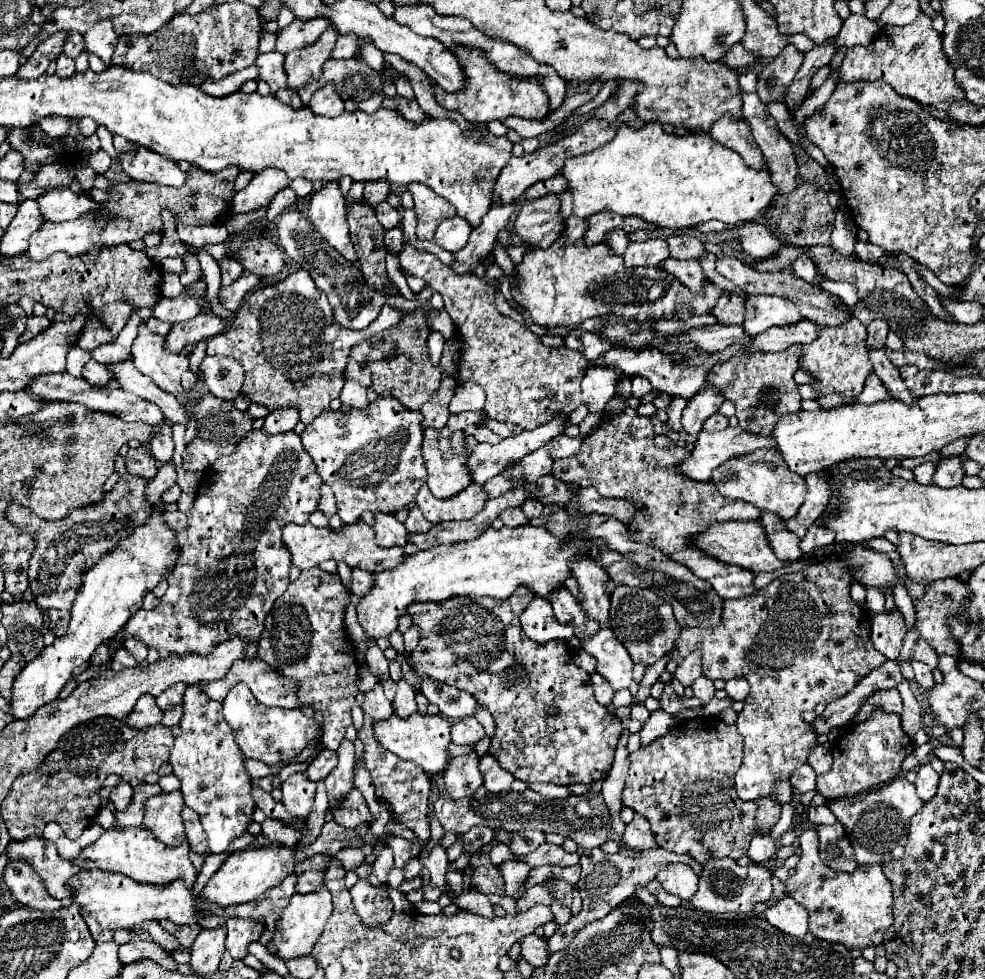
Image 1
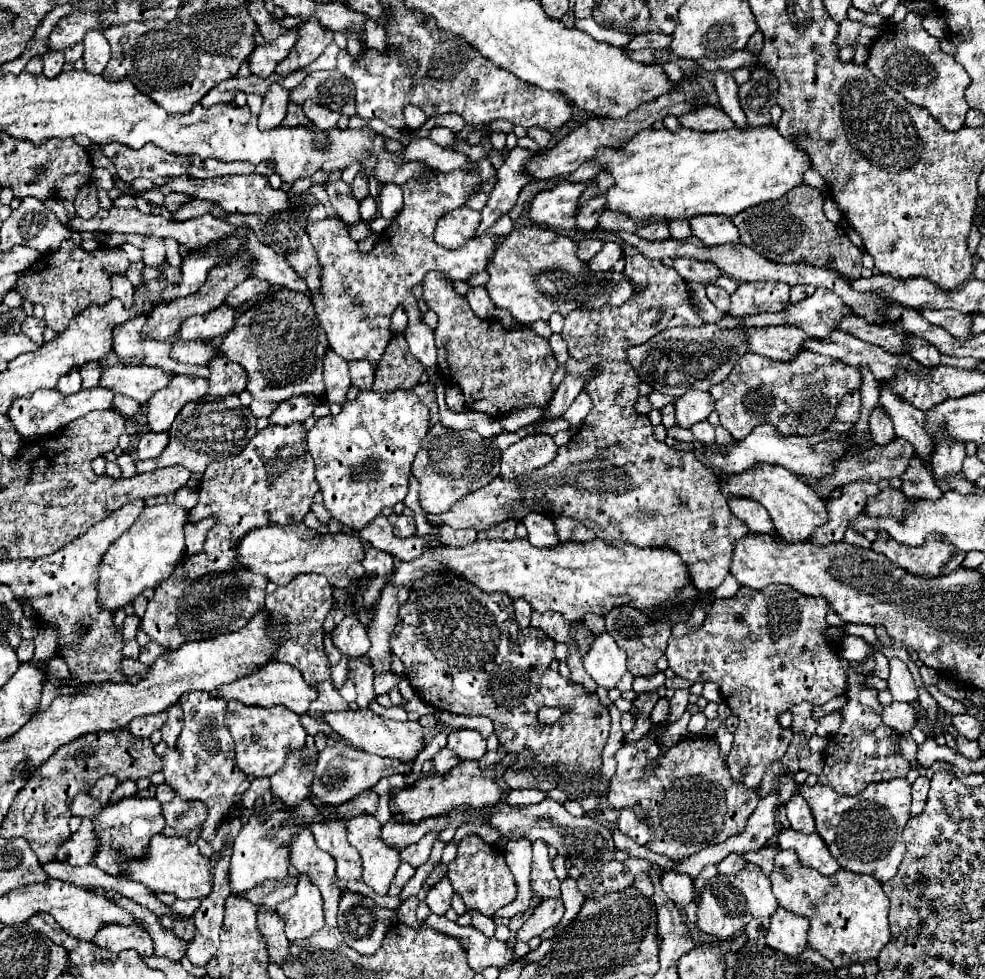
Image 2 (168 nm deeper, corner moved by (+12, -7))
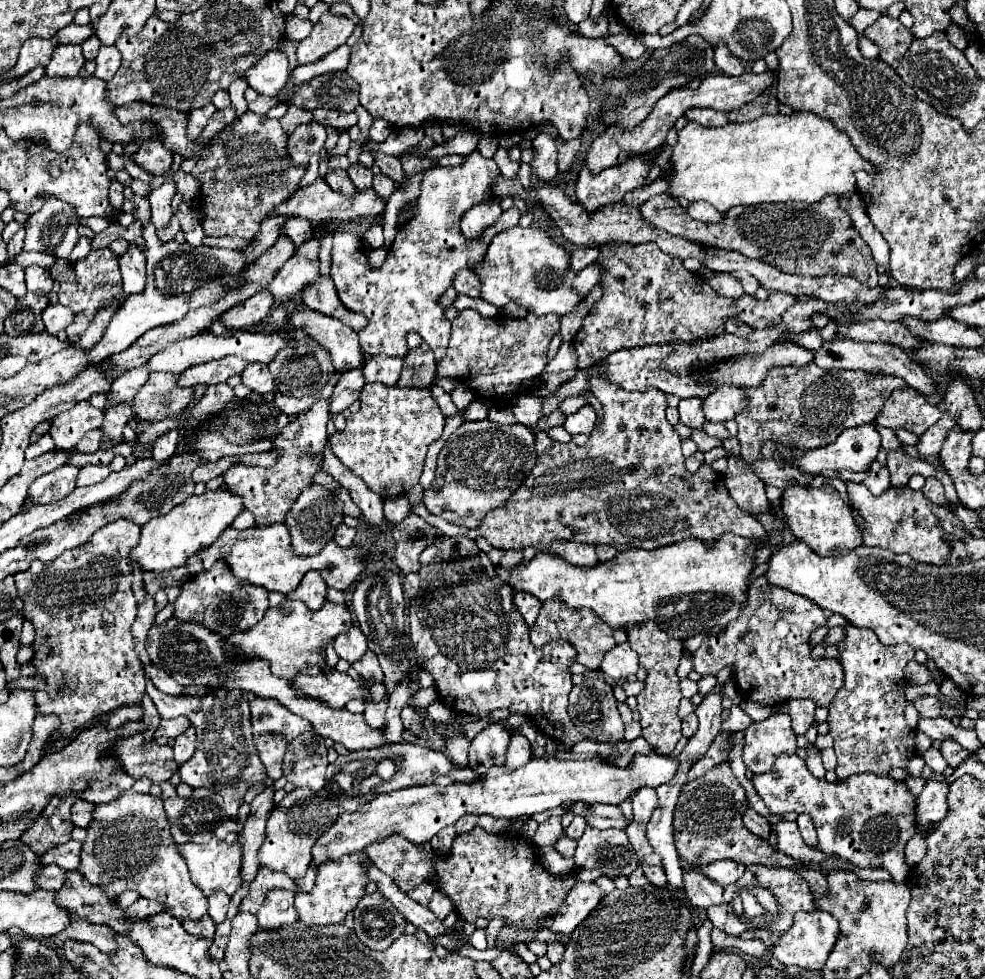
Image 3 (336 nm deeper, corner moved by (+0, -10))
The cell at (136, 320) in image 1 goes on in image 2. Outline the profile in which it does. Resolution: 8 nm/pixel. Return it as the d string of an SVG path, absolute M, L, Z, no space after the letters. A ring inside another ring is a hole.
M99 360L85 362L85 364L81 366L83 388L93 388L93 386L97 386L97 380L99 380L101 374L103 374L103 364L99 364Z

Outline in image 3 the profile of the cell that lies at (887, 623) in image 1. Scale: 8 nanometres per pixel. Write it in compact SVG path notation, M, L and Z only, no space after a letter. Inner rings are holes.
M923 697L923 699L917 699L915 709L919 711L921 717L929 717L929 719L941 717L941 703L939 703L935 697Z

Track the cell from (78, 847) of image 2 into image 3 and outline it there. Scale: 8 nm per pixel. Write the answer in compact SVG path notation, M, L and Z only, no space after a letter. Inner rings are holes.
M71 839L67 843L51 847L45 855L39 857L39 863L43 863L43 865L55 863L65 871L73 871L79 867L79 855L81 855L81 843Z

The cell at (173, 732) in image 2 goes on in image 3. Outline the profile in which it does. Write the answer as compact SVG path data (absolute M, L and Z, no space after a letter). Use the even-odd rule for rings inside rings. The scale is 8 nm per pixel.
M189 727L189 731L181 733L177 739L175 739L175 745L173 745L173 751L175 751L175 761L177 765L183 765L185 761L189 761L195 753L195 729Z

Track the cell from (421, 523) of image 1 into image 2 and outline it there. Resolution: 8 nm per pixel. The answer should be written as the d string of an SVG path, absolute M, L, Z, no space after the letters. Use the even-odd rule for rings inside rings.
M403 514L397 516L397 522L395 522L395 526L393 526L393 532L395 532L395 536L399 536L399 538L407 538L407 536L417 534L413 518L411 518L411 516L403 516Z

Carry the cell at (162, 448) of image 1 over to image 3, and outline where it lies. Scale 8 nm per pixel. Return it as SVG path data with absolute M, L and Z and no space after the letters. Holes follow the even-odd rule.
M173 429L167 431L165 435L161 435L161 437L153 443L153 451L151 451L153 459L159 461L159 463L171 459L171 457L175 455L175 451L177 451L177 437L179 437L179 431L173 431Z

